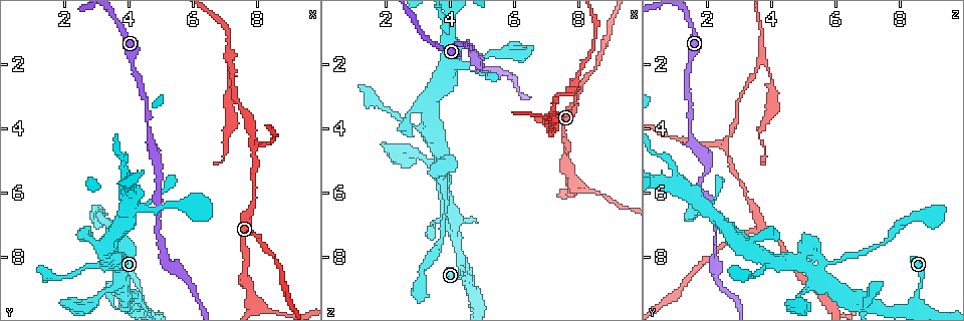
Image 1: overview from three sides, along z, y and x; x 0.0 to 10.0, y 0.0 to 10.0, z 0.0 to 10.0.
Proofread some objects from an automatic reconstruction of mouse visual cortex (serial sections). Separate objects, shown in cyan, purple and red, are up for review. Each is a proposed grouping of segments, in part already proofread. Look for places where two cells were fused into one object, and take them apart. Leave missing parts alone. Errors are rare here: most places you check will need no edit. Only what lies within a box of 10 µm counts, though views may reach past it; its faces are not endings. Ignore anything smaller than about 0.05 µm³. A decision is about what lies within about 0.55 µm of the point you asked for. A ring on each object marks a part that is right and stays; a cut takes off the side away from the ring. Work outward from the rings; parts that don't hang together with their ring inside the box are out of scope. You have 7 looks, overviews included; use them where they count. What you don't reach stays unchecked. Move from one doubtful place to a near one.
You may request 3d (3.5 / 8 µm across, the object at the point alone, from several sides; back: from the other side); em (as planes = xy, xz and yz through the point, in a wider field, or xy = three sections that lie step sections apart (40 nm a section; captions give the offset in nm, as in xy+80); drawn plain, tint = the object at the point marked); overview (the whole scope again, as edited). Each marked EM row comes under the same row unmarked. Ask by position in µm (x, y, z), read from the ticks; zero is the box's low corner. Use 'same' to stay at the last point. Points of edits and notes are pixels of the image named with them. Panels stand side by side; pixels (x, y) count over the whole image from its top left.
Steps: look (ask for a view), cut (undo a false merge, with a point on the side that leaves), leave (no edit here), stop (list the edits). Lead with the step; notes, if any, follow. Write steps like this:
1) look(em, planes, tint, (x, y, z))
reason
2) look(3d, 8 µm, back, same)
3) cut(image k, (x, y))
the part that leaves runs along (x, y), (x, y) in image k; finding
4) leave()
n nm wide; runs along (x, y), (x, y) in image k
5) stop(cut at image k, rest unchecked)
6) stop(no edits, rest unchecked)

look(em, planes, tint, (7.95, 9.40, 5.80))
branch point

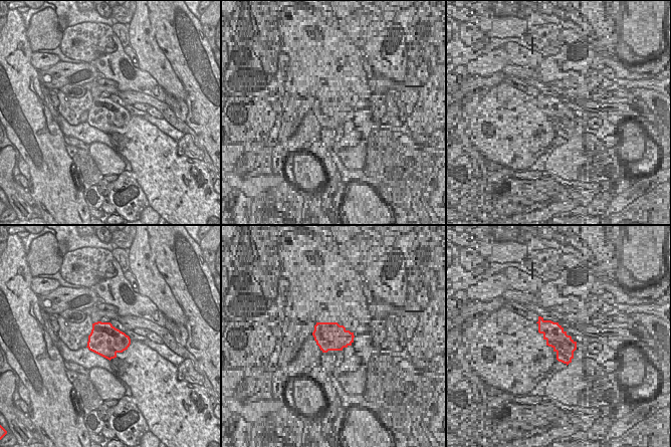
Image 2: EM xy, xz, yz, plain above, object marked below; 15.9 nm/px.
look(3d, 3.5 µm, back, same)
wider look

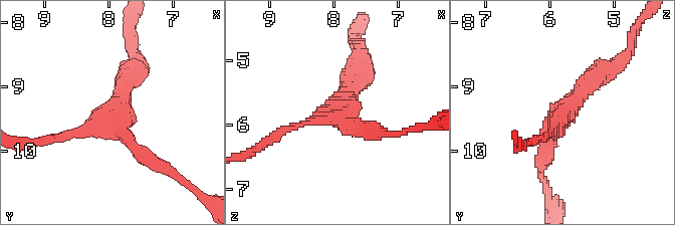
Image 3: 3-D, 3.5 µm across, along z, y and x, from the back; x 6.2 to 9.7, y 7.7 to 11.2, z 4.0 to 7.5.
leave()
3 arms; arms of 150, 200, 350 nm; runs along (134, 67), (122, 104), (60, 136) in image 3; continuous, no second cell

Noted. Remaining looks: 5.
look(3d, 8 µm, (7.90, 4.50, 2.60))
a narrow waist

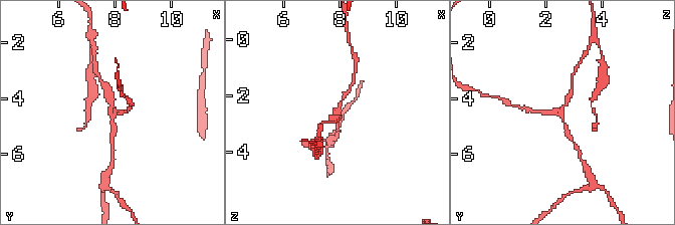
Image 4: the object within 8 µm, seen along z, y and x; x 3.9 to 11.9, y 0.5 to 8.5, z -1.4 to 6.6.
look(em, planes, tint, same)
3 arms; arms of 150, 200, 200 nm

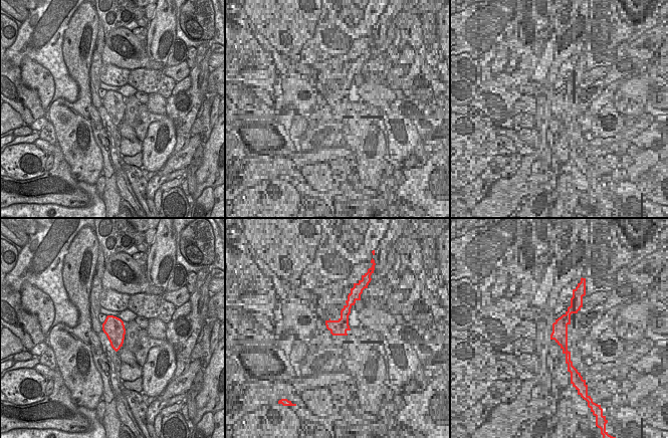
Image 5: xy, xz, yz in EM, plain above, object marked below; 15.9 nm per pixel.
leave()
one cell here

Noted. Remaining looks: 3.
look(3d, 3.5 µm, (7.15, 1.90, 3.65))
side arm on a straight run

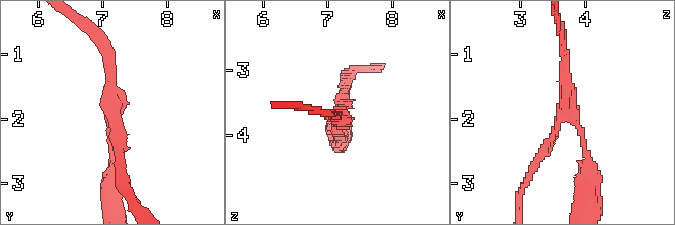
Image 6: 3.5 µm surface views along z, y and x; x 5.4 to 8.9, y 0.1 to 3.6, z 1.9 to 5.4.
look(em, xy, step 2, tint, (7.15, 1.95, 3.70))
now the EM

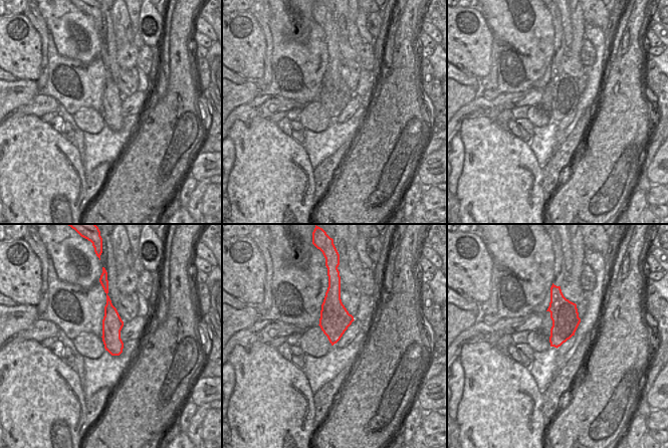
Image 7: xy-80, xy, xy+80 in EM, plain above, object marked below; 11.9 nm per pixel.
cut(image 6, (582, 163))
the part that leaves runs along (581, 131), (594, 180), (589, 207) in image 6; two cells meet here

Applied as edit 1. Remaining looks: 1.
stop(cut at image 6, rest unchecked)

